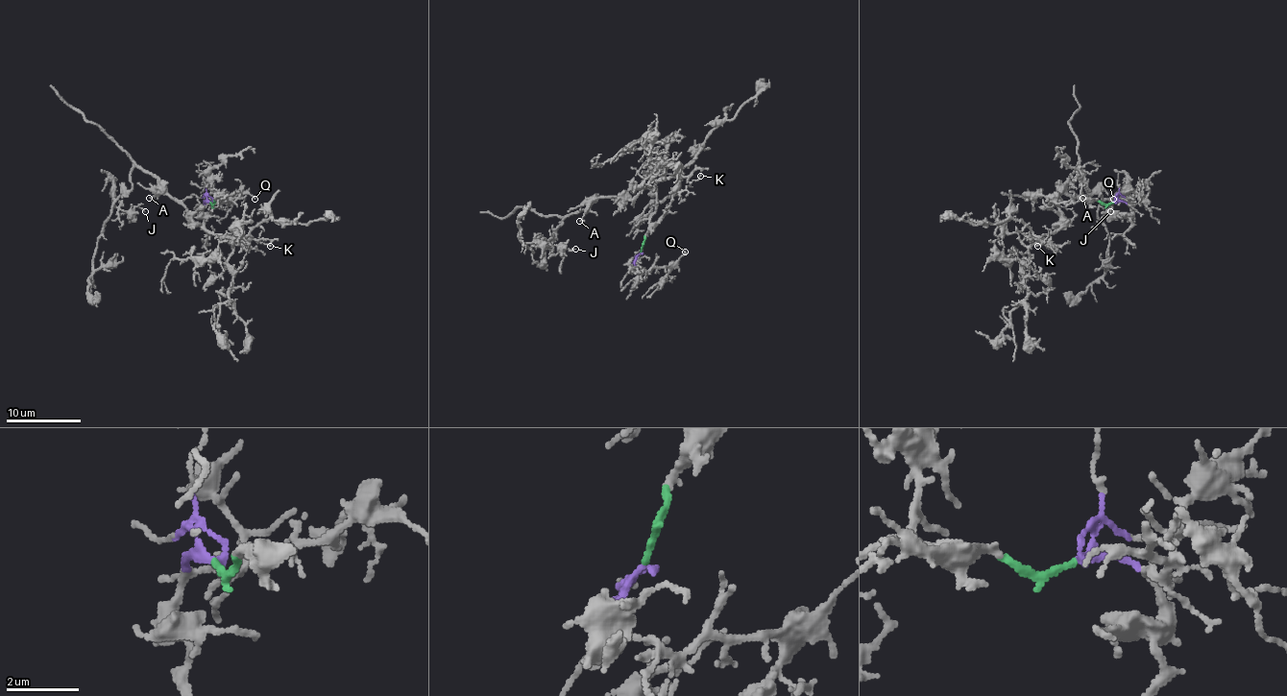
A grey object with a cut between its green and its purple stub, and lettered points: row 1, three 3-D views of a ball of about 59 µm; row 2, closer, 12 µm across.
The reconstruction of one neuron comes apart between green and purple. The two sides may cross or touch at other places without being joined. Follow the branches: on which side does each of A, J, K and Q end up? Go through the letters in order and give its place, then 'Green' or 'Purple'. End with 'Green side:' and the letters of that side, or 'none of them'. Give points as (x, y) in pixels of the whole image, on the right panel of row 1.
A: Place: (1082, 198). Green
J: Place: (1110, 211). Green
K: Place: (1037, 246). Green
Q: Place: (1113, 199). Purple
Green side: A, J, K

